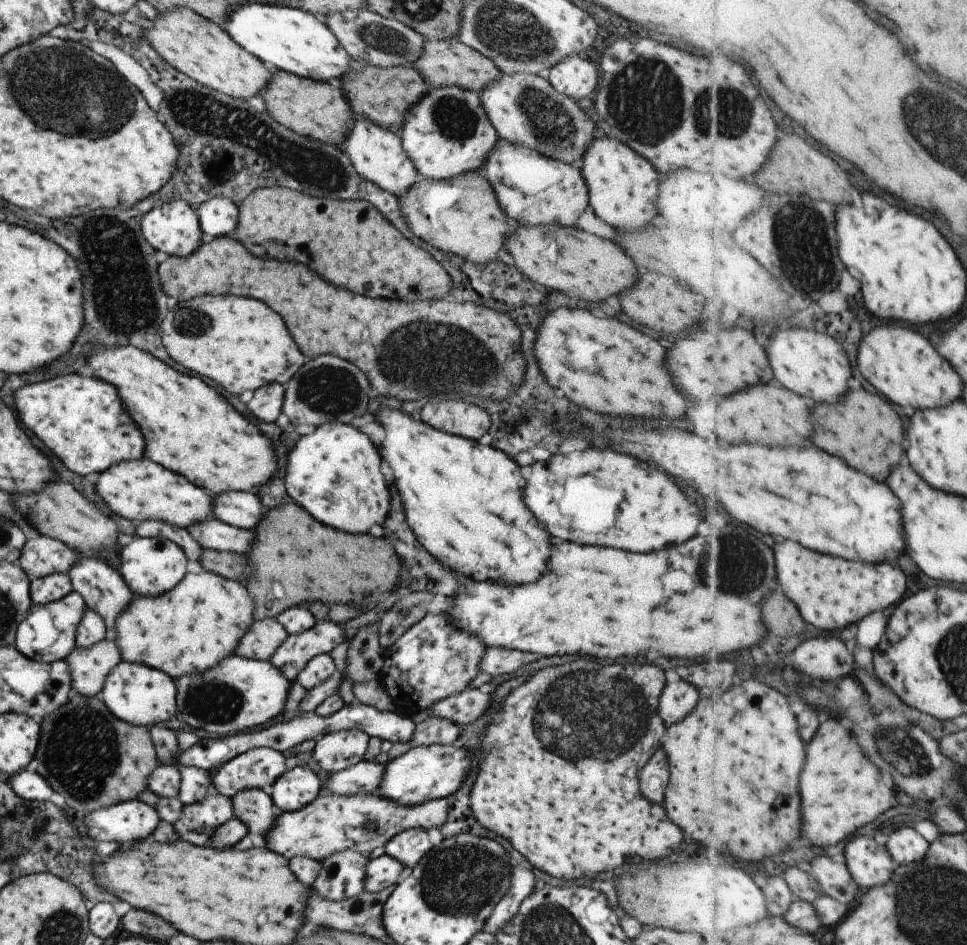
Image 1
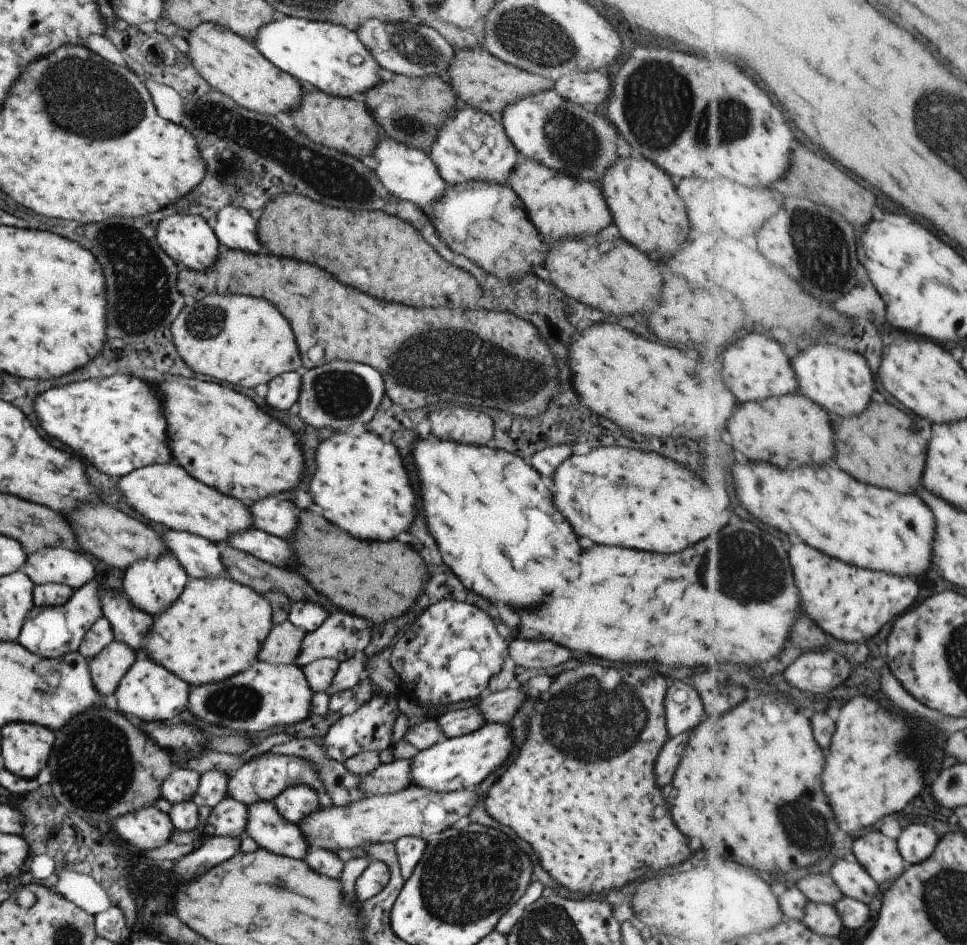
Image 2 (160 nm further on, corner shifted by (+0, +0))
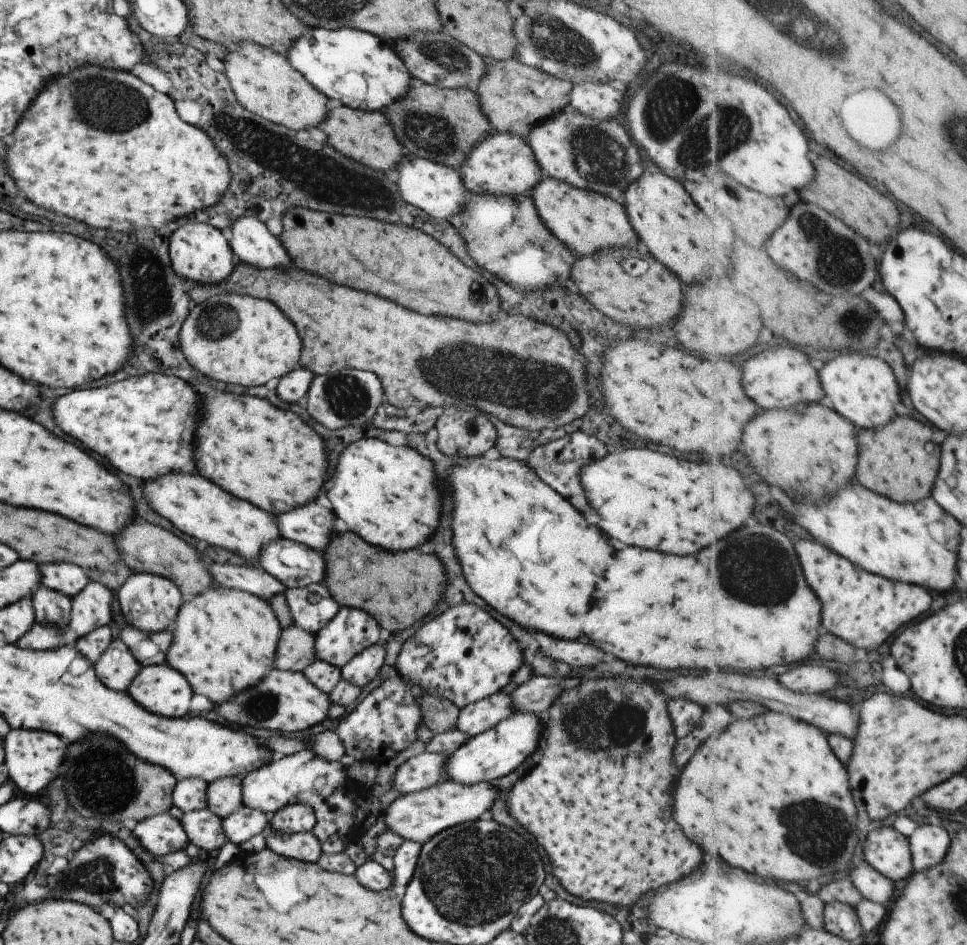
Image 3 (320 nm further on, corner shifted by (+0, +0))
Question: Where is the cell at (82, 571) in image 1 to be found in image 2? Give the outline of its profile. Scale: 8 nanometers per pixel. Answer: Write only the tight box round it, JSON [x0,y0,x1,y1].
[100,578,153,656]

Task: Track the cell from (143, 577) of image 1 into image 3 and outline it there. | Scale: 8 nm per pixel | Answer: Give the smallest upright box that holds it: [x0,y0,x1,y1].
[115,573,183,633]

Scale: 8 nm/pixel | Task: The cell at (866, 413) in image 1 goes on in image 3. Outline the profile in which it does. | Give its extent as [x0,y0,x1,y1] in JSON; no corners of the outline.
[857,418,941,502]

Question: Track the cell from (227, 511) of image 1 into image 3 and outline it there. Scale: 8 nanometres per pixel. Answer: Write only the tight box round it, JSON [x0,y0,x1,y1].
[277,504,335,552]

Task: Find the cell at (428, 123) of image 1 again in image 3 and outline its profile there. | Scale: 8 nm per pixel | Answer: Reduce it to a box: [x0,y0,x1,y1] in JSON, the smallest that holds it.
[459,130,544,197]

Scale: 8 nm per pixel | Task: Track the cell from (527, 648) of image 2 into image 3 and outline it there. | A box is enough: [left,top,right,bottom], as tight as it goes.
[547,640,603,666]

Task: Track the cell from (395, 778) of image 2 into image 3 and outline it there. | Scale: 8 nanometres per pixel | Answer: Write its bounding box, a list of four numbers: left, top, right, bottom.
[392,751,445,795]

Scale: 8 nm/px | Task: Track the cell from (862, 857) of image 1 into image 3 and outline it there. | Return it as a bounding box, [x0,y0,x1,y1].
[863,826,915,882]

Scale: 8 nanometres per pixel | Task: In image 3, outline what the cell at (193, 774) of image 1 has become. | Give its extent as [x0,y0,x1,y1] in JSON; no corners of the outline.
[206,777,242,818]

